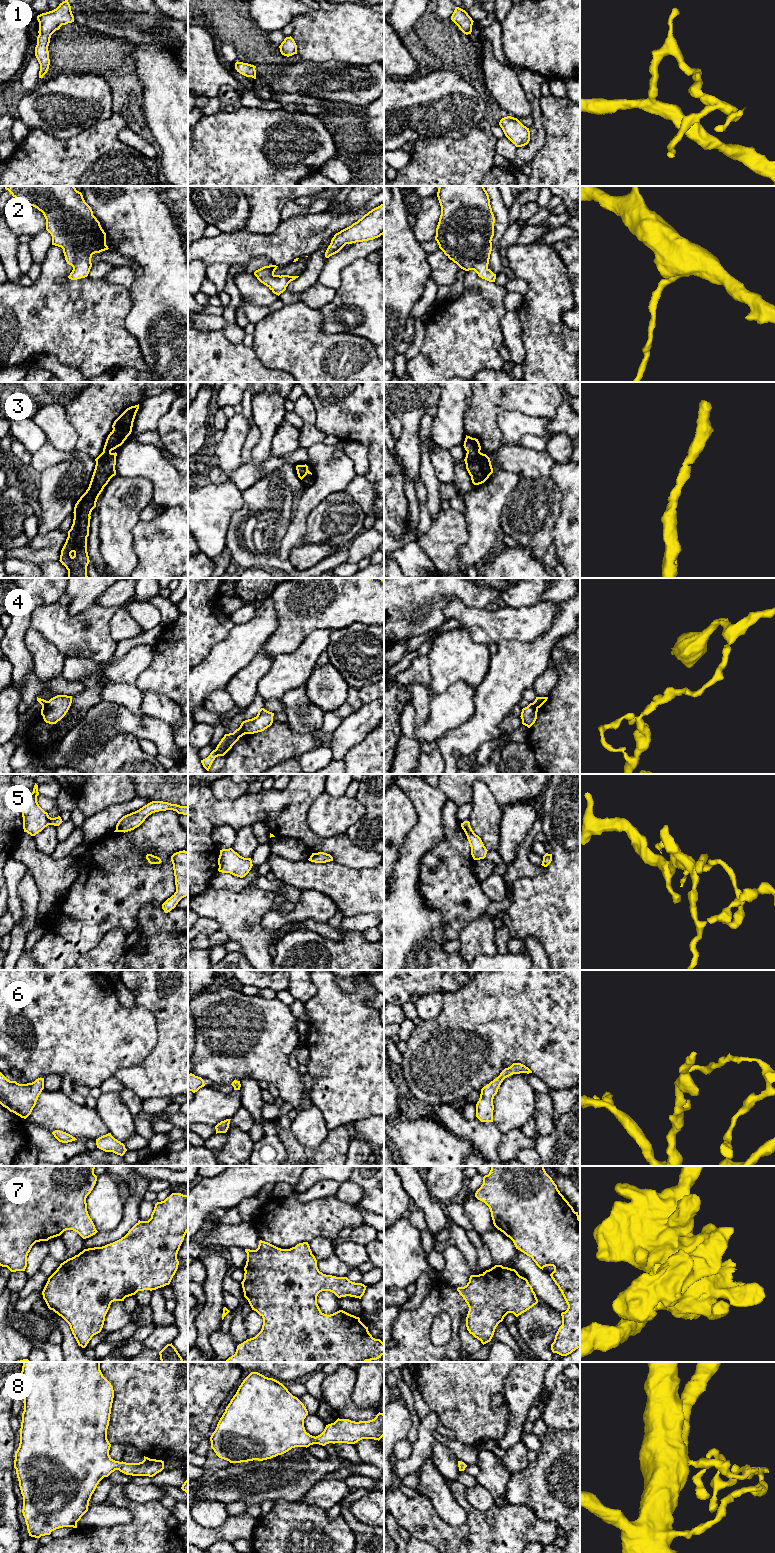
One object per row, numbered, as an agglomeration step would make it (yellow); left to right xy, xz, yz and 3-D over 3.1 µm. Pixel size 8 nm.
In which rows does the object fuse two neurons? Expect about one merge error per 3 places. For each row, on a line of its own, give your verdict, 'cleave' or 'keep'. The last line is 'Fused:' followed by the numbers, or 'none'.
1: keep
2: keep
3: keep
4: cleave
5: keep
6: keep
7: keep
8: keep
Fused: 4

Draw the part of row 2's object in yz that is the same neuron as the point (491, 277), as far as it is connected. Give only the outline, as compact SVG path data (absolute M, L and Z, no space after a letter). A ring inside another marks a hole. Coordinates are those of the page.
M439 186L437 197L441 215L435 240L439 248L461 269L474 270L482 279L495 282L496 274L488 268L495 217L484 186Z

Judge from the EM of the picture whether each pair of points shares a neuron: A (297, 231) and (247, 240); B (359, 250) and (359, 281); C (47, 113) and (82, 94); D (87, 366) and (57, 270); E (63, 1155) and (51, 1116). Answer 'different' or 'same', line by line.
A: same
B: different
C: same
D: same
E: different

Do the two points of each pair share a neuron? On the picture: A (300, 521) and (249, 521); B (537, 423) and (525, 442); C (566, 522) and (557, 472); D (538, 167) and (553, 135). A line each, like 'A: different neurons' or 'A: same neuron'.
A: different neurons
B: different neurons
C: same neuron
D: same neuron

